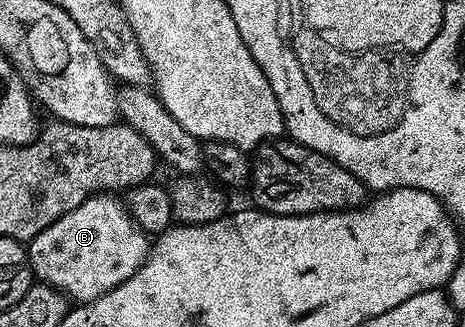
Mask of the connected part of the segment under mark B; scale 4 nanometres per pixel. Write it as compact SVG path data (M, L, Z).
M97 191L27 242L32 276L64 294L72 303L93 301L126 283L148 258L149 234L136 226L125 202L108 191Z

